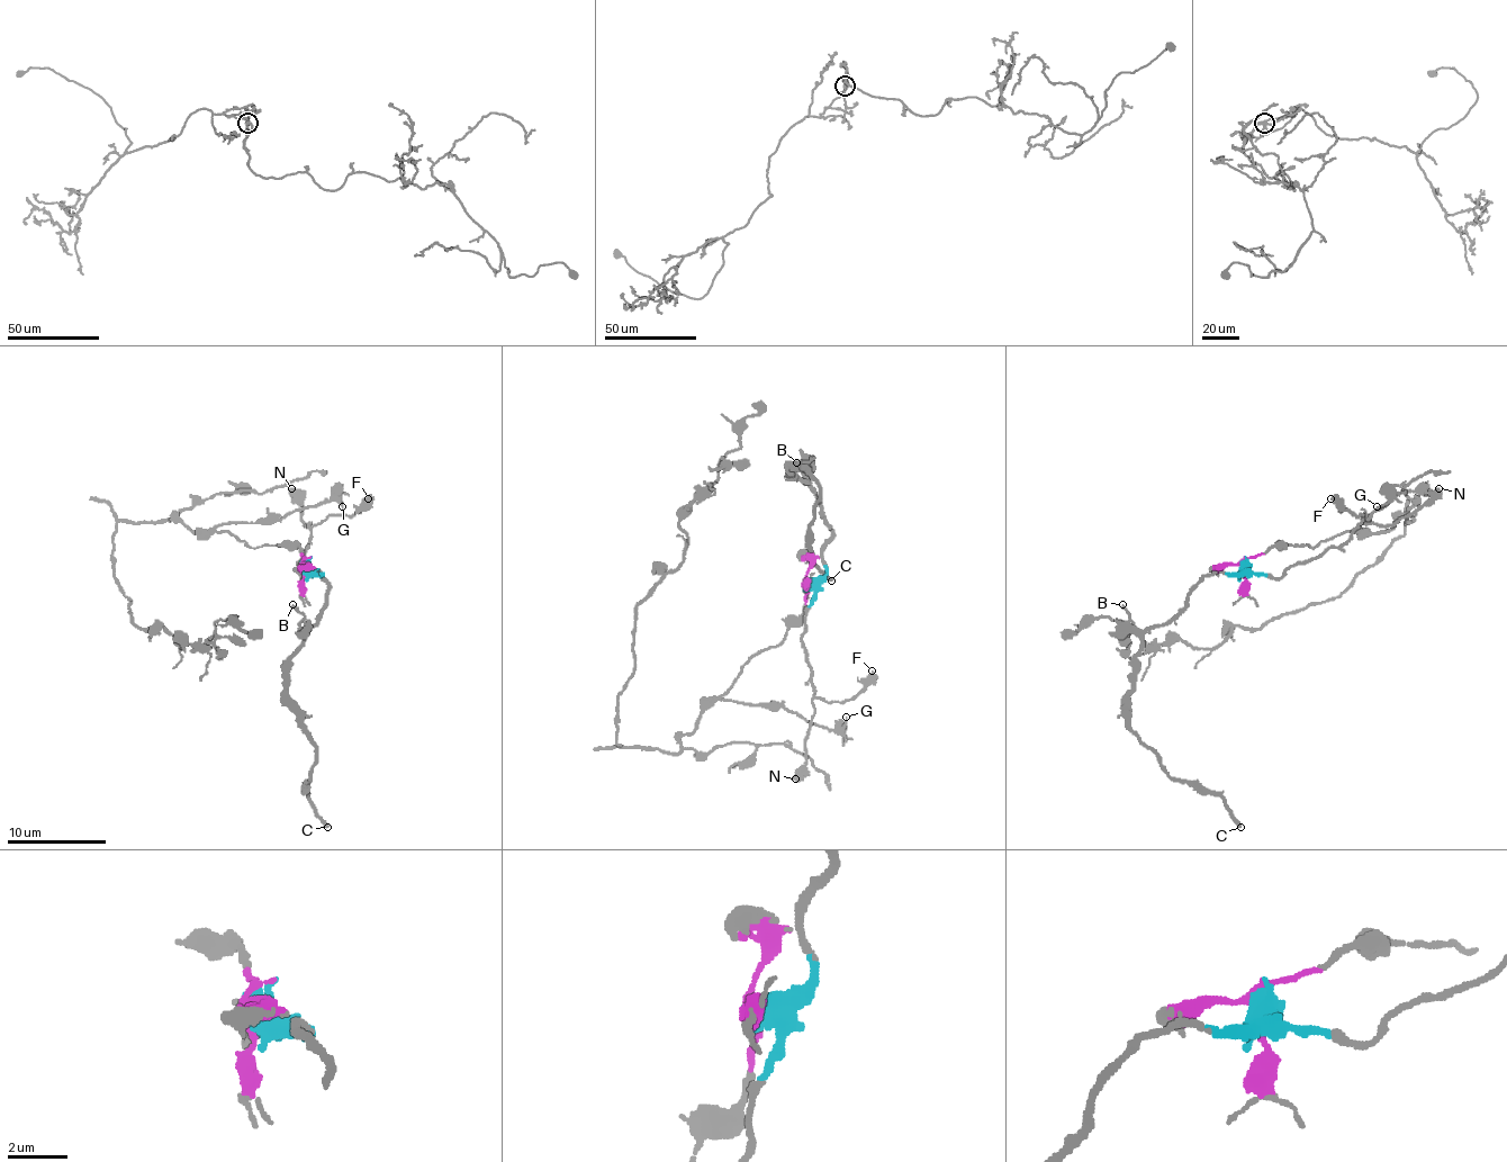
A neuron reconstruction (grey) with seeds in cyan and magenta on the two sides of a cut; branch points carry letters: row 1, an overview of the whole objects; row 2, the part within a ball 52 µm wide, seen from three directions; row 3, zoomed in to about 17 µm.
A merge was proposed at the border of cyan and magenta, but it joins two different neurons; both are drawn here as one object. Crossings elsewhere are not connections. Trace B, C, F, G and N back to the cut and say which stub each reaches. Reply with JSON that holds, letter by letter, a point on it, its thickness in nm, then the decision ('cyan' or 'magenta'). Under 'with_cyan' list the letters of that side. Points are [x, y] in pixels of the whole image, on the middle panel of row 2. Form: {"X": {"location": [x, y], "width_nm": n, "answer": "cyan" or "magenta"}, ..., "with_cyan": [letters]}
{"B": {"location": [796, 462], "width_nm": 200, "answer": "cyan"}, "C": {"location": [831, 580], "width_nm": 280, "answer": "cyan"}, "F": {"location": [872, 670], "width_nm": 550, "answer": "cyan"}, "G": {"location": [846, 717], "width_nm": 130, "answer": "magenta"}, "N": {"location": [795, 778], "width_nm": 600, "answer": "cyan"}, "with_cyan": ["B", "C", "F", "N"]}

